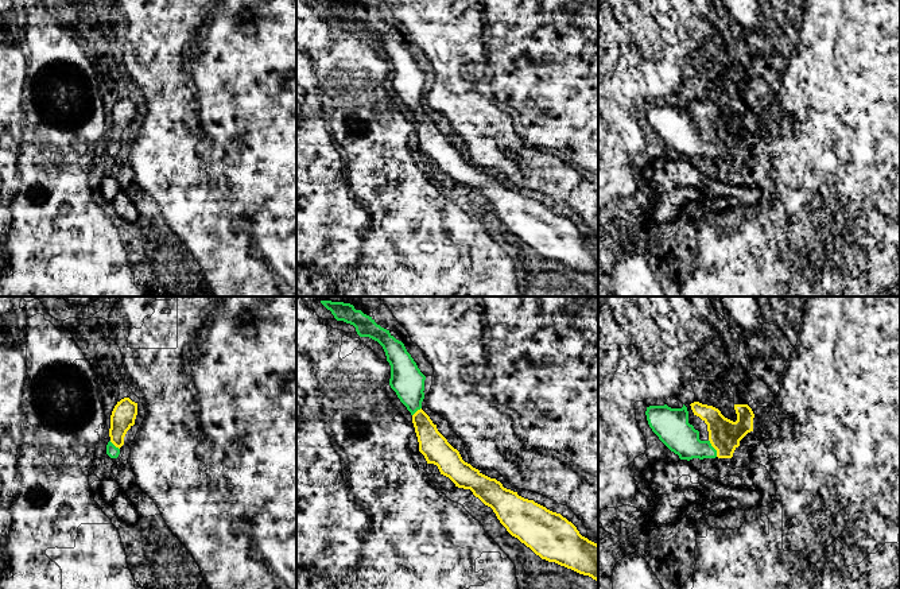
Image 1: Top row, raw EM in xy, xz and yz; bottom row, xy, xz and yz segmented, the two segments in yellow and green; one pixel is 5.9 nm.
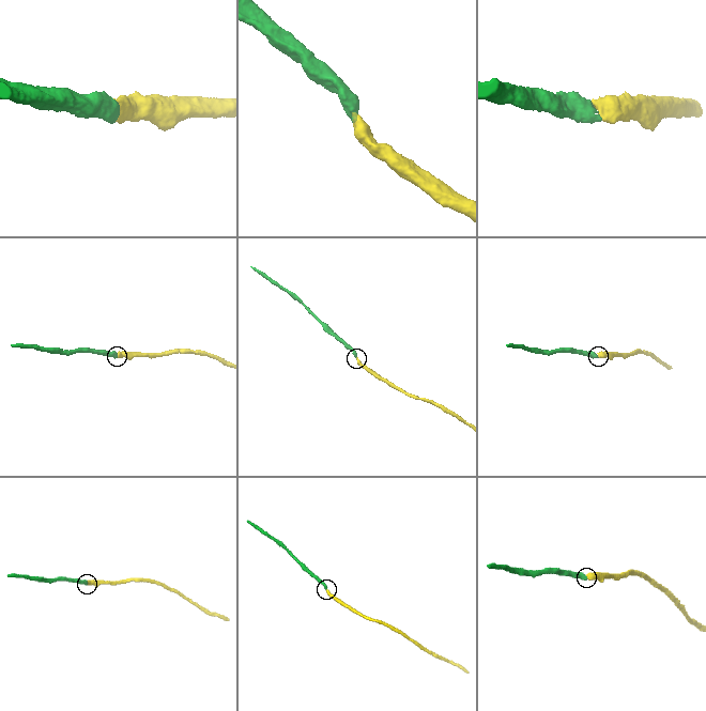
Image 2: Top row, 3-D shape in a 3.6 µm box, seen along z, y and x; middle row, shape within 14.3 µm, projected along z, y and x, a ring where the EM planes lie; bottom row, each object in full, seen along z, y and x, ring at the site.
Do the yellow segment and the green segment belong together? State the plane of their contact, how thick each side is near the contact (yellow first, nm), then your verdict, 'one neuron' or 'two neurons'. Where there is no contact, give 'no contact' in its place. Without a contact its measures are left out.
contact in yz; calibres 190 and 200 nm; one neuron

